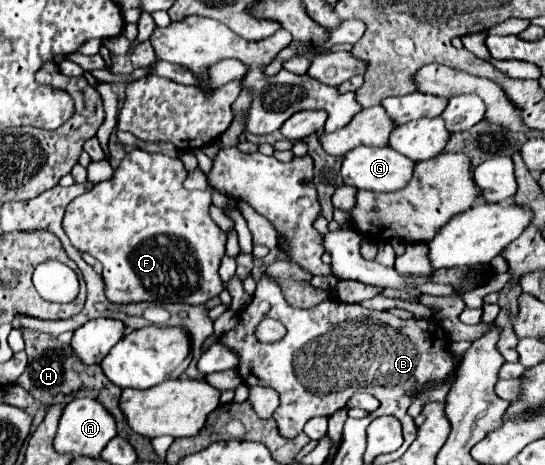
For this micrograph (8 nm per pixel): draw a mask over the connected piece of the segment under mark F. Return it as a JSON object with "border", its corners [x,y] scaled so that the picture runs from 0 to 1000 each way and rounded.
{"border":[[[246,318],[242,327],[235,327],[228,335],[228,344],[220,348],[220,357],[209,366],[209,378],[180,391],[165,413],[136,426],[136,434],[125,439],[121,460],[117,460],[117,499],[125,503],[128,520],[136,533],[143,533],[147,542],[158,542],[165,551],[172,551],[187,572],[191,572],[191,611],[194,611],[194,641],[206,654],[246,654],[246,649],[286,649],[286,654],[308,654],[308,649],[330,649],[330,654],[378,654],[385,641],[404,637],[415,615],[407,611],[407,598],[400,594],[400,572],[404,572],[404,555],[415,542],[411,525],[415,525],[415,499],[404,495],[404,486],[385,469],[382,447],[389,439],[385,430],[385,413],[349,413],[338,404],[338,387],[345,378],[345,366],[338,361],[330,340],[312,340],[305,331],[275,331],[264,323]]]}

